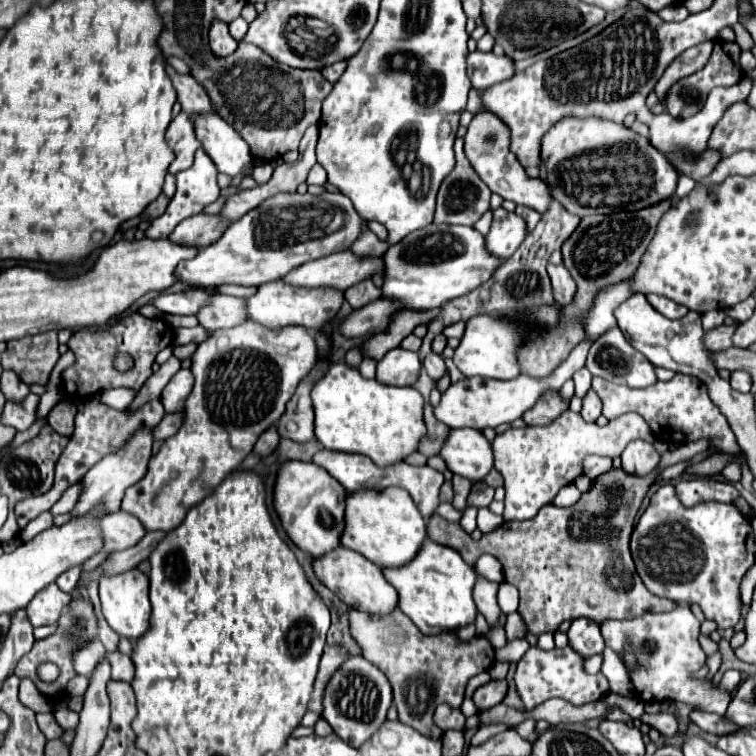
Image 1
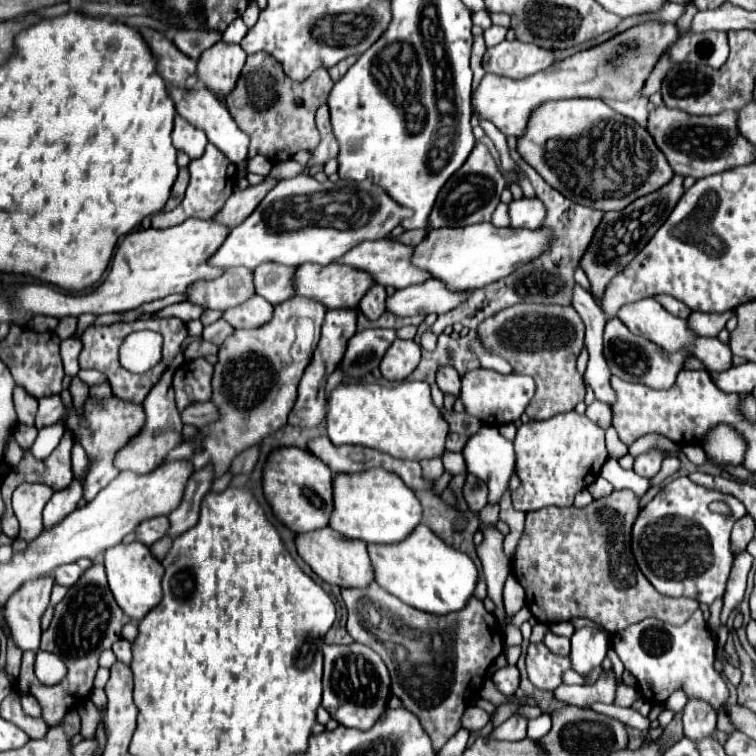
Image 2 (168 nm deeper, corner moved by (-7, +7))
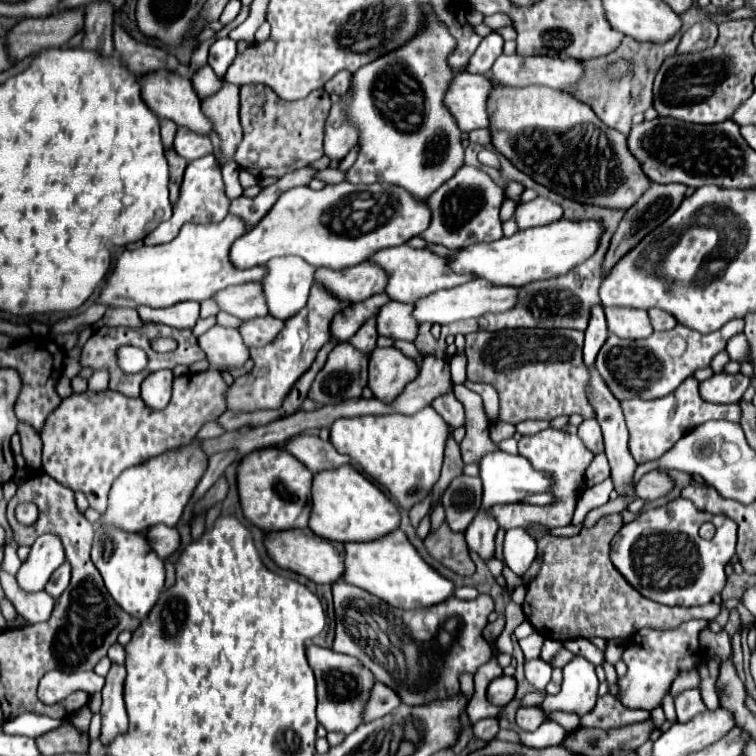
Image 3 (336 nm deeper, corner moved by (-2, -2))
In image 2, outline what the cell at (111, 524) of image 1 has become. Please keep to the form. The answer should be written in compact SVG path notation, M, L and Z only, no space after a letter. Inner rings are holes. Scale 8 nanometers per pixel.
M156 516L150 520L144 520L138 528L136 528L136 540L152 546L156 540L164 538L168 534L168 518L166 516Z

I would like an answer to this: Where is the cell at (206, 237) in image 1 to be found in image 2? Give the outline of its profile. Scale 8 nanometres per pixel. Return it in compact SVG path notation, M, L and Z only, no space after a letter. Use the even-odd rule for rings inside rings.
M264 178L264 182L258 184L258 186L248 186L246 190L236 190L236 192L228 198L226 206L216 214L214 220L222 222L222 224L228 224L230 228L238 226L240 222L244 222L244 220L256 210L256 206L264 200L264 196L266 196L276 184L278 184L276 178Z

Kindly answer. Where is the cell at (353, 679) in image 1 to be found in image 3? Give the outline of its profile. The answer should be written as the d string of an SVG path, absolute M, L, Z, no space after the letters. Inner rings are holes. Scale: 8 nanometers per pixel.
M309 645L307 659L317 677L317 719L319 723L327 731L337 731L345 735L353 733L363 723L365 707L371 697L375 677L371 675L371 671L367 671L367 667L359 659L347 657L333 649Z

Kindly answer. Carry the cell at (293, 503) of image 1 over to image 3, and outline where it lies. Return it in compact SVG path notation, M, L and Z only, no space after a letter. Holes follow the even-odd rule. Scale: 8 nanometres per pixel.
M267 447L245 455L237 469L237 489L245 517L267 533L307 527L313 511L313 477L315 475L303 463L283 449Z

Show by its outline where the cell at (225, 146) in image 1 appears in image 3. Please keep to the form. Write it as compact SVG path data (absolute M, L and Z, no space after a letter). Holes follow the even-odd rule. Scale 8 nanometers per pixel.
M159 71L159 75L147 75L147 79L139 79L141 83L141 95L147 107L155 111L157 117L161 119L171 119L177 125L189 127L197 135L211 135L213 133L213 123L211 119L201 111L201 101L197 97L197 91L185 75L167 75L167 71Z

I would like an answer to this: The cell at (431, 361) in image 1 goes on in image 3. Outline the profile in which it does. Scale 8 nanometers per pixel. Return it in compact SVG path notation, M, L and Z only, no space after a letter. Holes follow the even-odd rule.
M453 393L447 395L439 395L437 399L433 399L433 409L445 419L445 423L449 427L461 427L465 423L465 415L463 415L463 405L459 403L459 399Z

